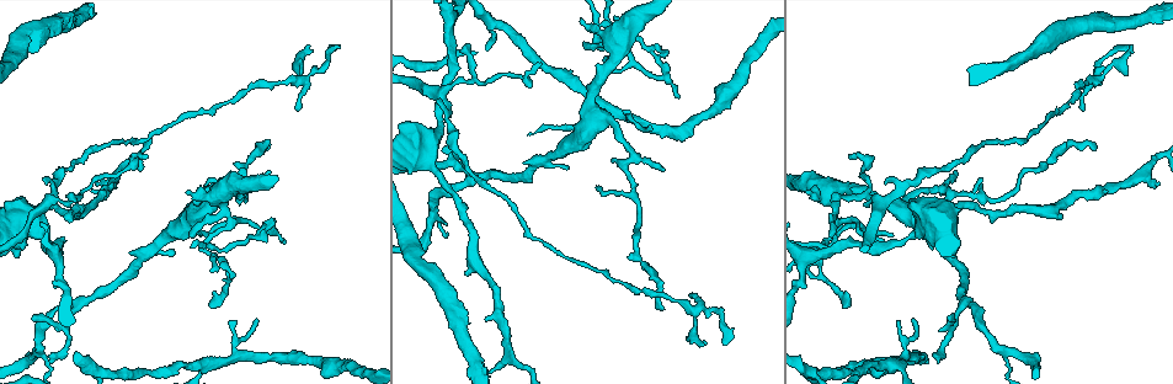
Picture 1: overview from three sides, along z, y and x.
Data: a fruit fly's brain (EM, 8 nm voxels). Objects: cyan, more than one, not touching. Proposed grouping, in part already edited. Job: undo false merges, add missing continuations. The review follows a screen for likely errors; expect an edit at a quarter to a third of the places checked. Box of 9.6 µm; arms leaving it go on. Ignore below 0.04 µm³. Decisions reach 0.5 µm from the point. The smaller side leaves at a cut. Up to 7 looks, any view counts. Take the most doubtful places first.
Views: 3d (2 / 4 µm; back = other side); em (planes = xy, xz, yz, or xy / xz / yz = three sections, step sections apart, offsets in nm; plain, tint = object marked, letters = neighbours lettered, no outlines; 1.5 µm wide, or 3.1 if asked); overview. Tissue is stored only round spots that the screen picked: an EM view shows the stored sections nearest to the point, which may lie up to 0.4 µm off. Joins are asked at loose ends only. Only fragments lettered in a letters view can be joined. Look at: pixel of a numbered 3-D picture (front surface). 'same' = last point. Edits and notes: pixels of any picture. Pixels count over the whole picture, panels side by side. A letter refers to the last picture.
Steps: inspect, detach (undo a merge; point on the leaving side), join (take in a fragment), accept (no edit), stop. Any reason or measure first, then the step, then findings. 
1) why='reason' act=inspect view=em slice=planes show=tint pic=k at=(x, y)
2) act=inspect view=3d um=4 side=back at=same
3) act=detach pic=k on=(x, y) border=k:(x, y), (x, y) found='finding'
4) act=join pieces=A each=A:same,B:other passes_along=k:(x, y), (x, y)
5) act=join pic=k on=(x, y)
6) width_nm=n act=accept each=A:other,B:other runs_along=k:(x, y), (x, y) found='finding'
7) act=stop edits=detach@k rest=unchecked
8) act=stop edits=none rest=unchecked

why='free end' act=inspect view=em slice=xz step=8 show=letters pic=1 at=(296, 109)

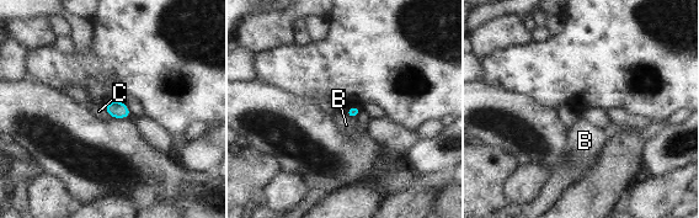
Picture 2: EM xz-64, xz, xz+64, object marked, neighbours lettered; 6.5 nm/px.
why='cut it another way' act=inspect view=em slice=planes show=letters at=same

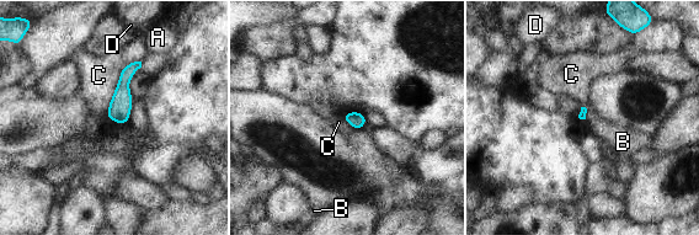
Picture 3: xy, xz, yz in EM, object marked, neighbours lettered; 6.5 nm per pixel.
act=accept each=A:other,B:other,C:other,D:other runs_along=3:(138, 64), (110, 116) found='none of them fits'

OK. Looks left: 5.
why='branch point' act=inspect view=em slice=planes show=plain pic=1 at=(77, 305)

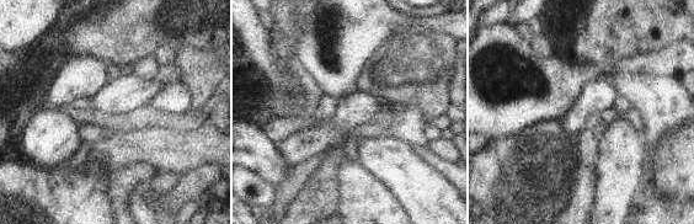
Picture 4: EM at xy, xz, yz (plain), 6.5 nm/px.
why='where the object lies' act=inspect view=em slice=planes show=tint at=same

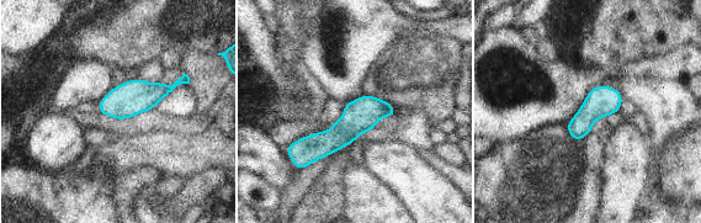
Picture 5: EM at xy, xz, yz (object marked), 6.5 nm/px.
act=inspect view=em slice=planes show=letters at=same

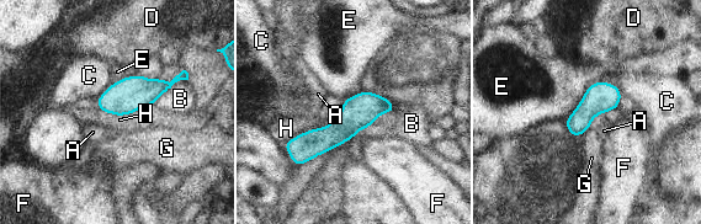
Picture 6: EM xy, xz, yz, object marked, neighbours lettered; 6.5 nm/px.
width_nm=200 act=accept each=A:other,B:other,C:other,D:other,E:other,F:other,G:other,H:other found='one neuron here'

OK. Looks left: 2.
act=stop edits=none rest=unchecked

